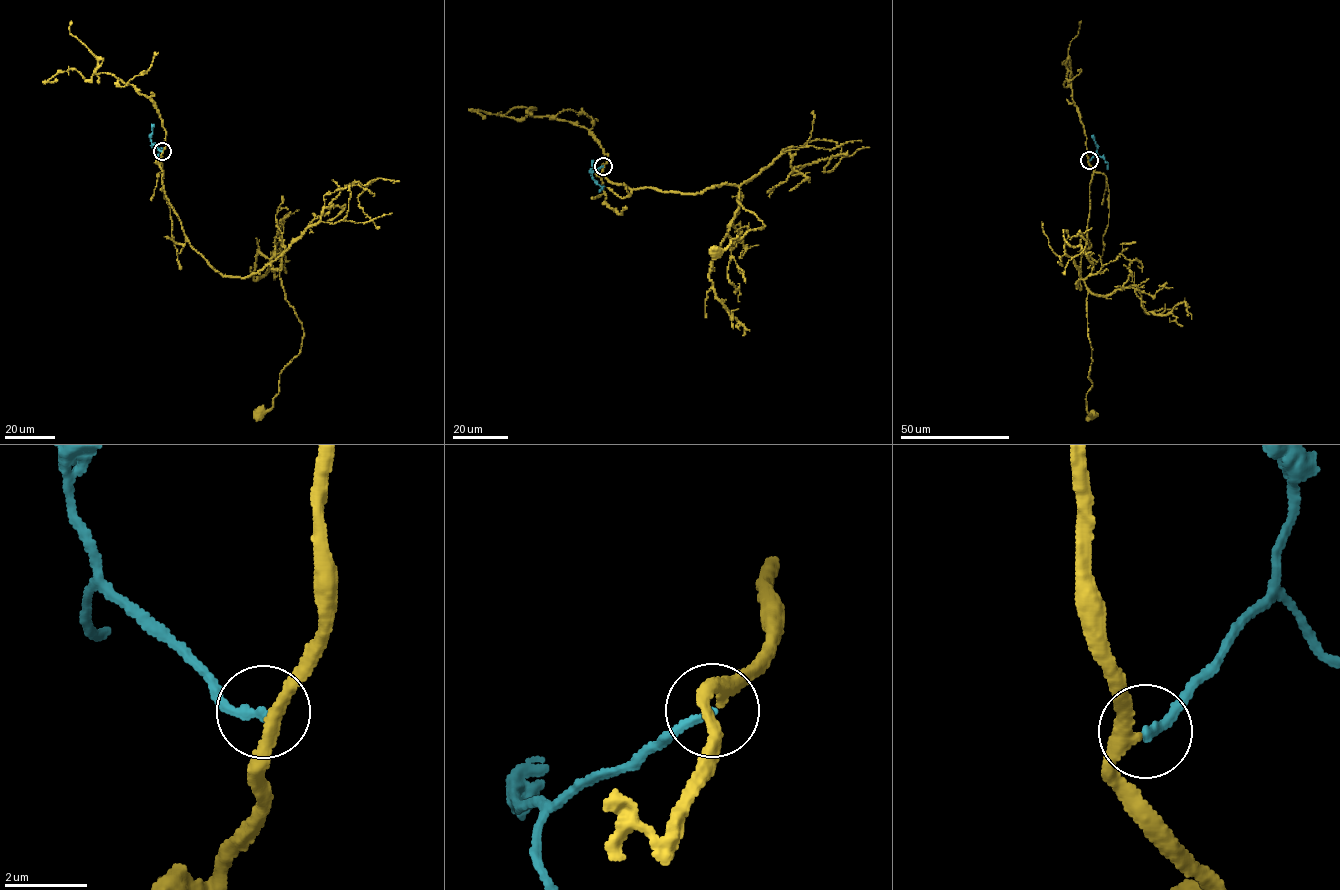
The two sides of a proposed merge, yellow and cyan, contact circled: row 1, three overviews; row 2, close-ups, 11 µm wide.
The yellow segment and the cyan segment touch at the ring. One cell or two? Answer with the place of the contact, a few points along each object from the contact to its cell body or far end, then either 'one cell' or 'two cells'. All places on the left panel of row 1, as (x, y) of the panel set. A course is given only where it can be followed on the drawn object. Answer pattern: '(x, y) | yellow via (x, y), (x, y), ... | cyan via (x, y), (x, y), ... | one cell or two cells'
(162, 151) | yellow via (162, 151), (165, 197), (215, 270), (248, 277), (282, 256), (285, 299), (303, 337), (273, 406), (259, 412) | cyan via (162, 151), (151, 144), (161, 147), (158, 156) | one cell

